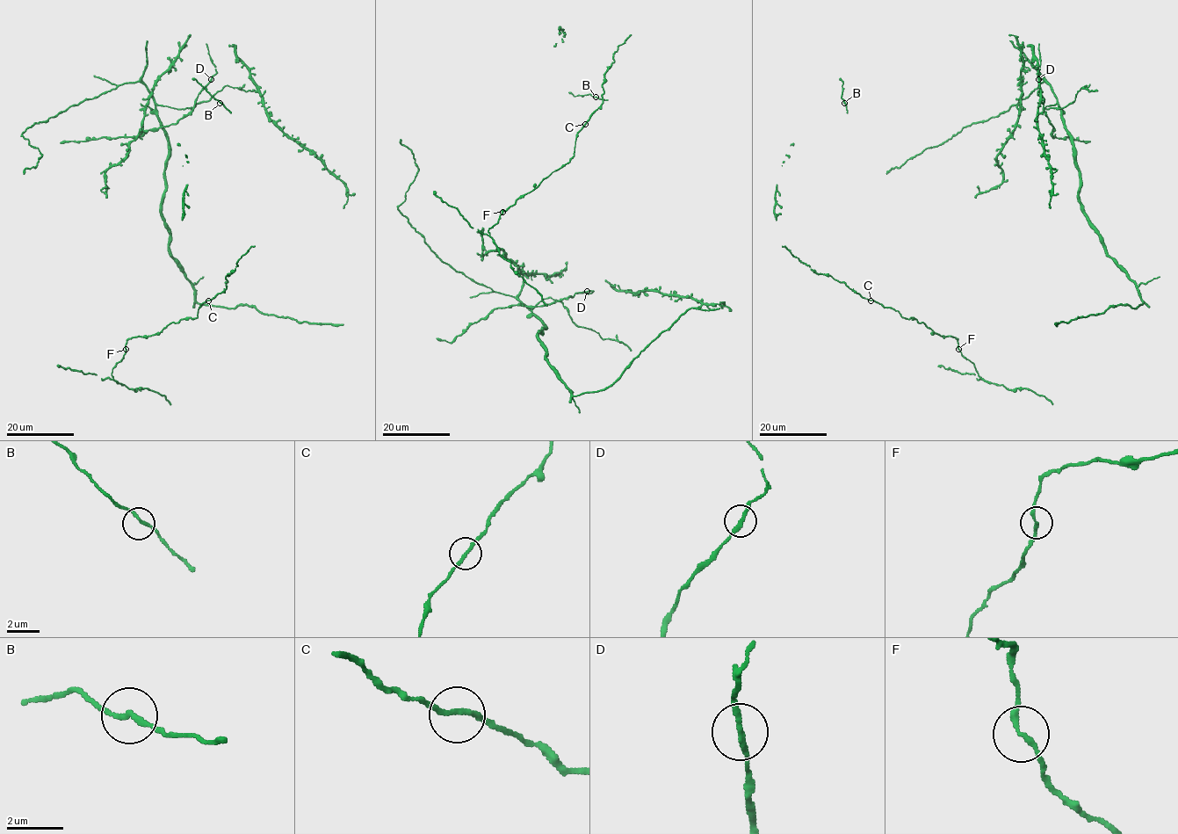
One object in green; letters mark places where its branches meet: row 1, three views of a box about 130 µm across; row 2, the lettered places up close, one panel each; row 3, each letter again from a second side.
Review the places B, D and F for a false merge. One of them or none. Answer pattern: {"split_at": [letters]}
{"split_at": []}

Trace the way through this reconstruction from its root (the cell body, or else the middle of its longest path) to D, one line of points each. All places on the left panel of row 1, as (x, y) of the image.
D: (169, 238), (169, 229), (161, 213), (168, 135), (155, 105), (182, 109), (186, 114), (211, 79)

